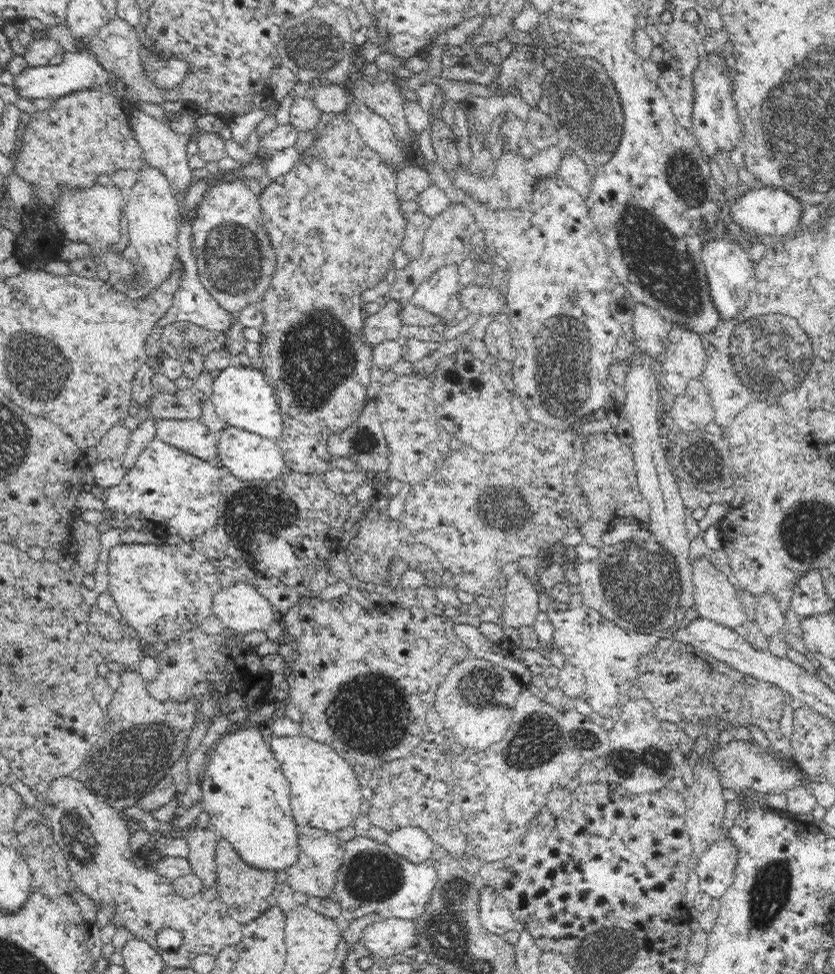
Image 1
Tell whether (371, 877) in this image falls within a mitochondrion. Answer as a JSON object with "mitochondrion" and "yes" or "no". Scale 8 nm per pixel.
{"mitochondrion":"yes"}

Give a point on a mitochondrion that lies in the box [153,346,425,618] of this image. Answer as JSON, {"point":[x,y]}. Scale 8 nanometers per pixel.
{"point":[253,513]}

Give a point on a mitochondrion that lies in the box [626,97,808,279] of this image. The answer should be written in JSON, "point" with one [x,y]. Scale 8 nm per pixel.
{"point":[684,175]}

